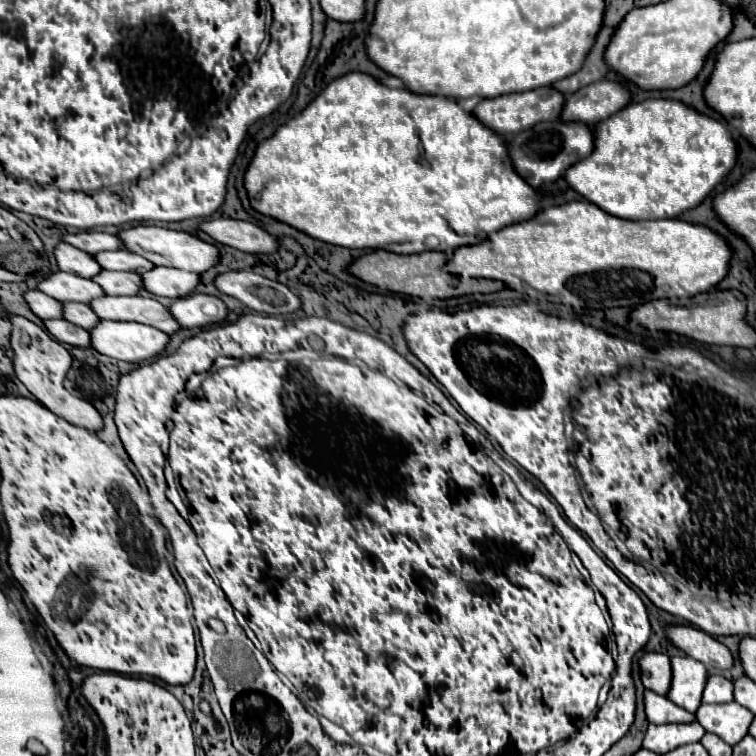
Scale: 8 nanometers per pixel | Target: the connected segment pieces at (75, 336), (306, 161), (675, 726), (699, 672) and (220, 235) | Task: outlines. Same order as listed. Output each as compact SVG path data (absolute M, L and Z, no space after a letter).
M47 319L43 321L45 323L45 329L47 333L57 339L59 343L67 343L67 345L73 345L73 347L89 347L91 345L91 339L89 339L89 333L69 321L63 321L63 319Z
M347 73L331 81L327 89L323 89L303 111L299 111L295 117L279 125L269 139L263 139L255 149L255 155L245 171L243 185L247 189L249 203L257 213L287 223L307 233L313 239L349 249L387 249L389 253L397 253L397 255L411 255L423 251L449 251L449 249L455 251L457 247L463 245L481 243L491 233L507 225L531 219L539 211L537 207L539 193L513 171L511 159L507 155L505 139L501 139L497 133L481 125L471 113L463 111L455 99L437 97L437 95L417 95L411 93L409 89L389 89L365 73Z
M693 721L693 723L667 723L667 725L649 725L643 747L653 753L667 753L679 745L697 743L705 735L705 729Z
M671 657L671 689L667 691L667 699L695 713L701 705L705 681L707 669L703 663L691 657Z
M209 219L199 223L199 229L213 237L221 245L229 245L233 249L245 253L273 253L277 251L277 241L263 231L261 227L237 221L237 219Z

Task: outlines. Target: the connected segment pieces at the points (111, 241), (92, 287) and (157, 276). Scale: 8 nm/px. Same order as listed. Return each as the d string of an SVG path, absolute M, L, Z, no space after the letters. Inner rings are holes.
M81 231L81 233L73 233L73 235L63 235L61 241L67 241L69 245L75 245L77 249L83 249L93 255L97 251L105 251L105 249L123 249L123 243L119 241L119 237L101 233L101 231Z
M55 271L47 279L39 281L37 289L57 301L89 303L91 299L103 295L103 289L91 279L83 279L73 273L63 273L63 271Z
M153 267L151 271L143 273L143 287L159 297L183 297L193 293L193 289L199 283L199 275L173 269L173 267Z

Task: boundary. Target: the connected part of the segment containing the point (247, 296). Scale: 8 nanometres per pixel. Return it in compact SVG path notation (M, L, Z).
M229 271L217 275L215 287L217 291L239 299L249 309L267 315L285 315L301 307L299 297L295 297L285 285L251 271Z

